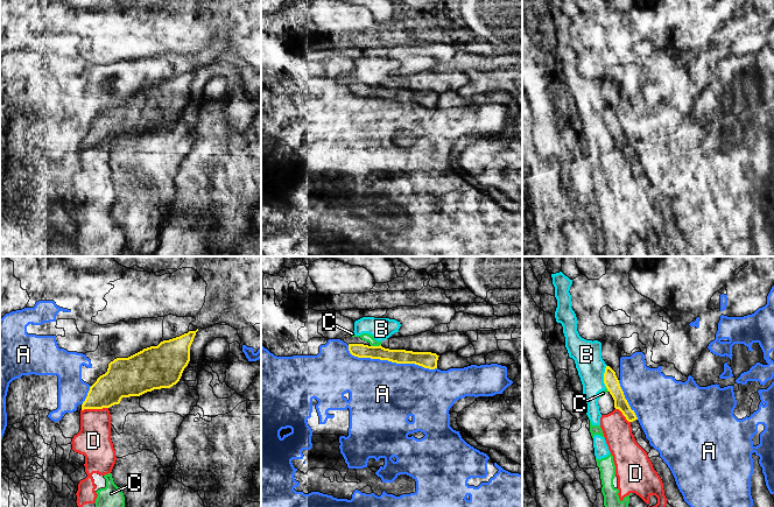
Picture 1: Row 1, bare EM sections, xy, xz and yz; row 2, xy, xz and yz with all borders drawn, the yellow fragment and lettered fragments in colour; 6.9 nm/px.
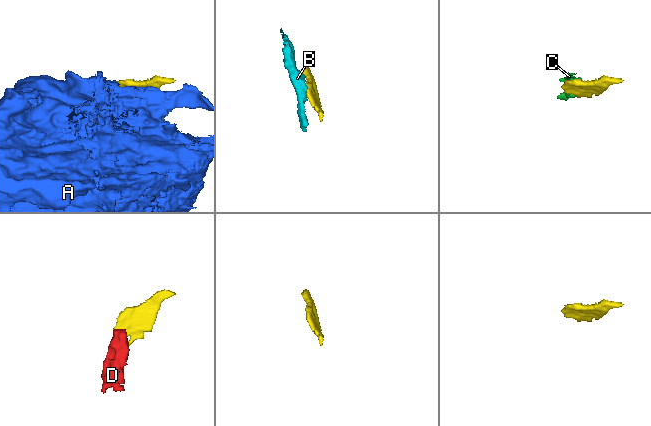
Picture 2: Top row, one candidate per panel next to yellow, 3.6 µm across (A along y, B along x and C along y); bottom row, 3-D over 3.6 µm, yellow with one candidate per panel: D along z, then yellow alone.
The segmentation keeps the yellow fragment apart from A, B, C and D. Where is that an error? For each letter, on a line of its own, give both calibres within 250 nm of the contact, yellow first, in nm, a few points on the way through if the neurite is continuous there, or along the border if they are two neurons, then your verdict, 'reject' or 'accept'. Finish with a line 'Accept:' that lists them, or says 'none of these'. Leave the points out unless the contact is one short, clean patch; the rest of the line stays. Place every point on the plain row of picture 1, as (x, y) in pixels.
A: 110/460 nm | reject
B: 100/190 nm | along yz (606, 104), (604, 112), (605, 126) | reject
C: 100/60 nm | along xz (380, 83), (371, 85) | reject
D: 220/240 nm | along xy (107, 146), (84, 147), (82, 149) | reject
Accept: none of these

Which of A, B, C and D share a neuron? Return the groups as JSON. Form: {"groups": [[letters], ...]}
{"groups": [["A"], ["B", "C", "D"]]}

